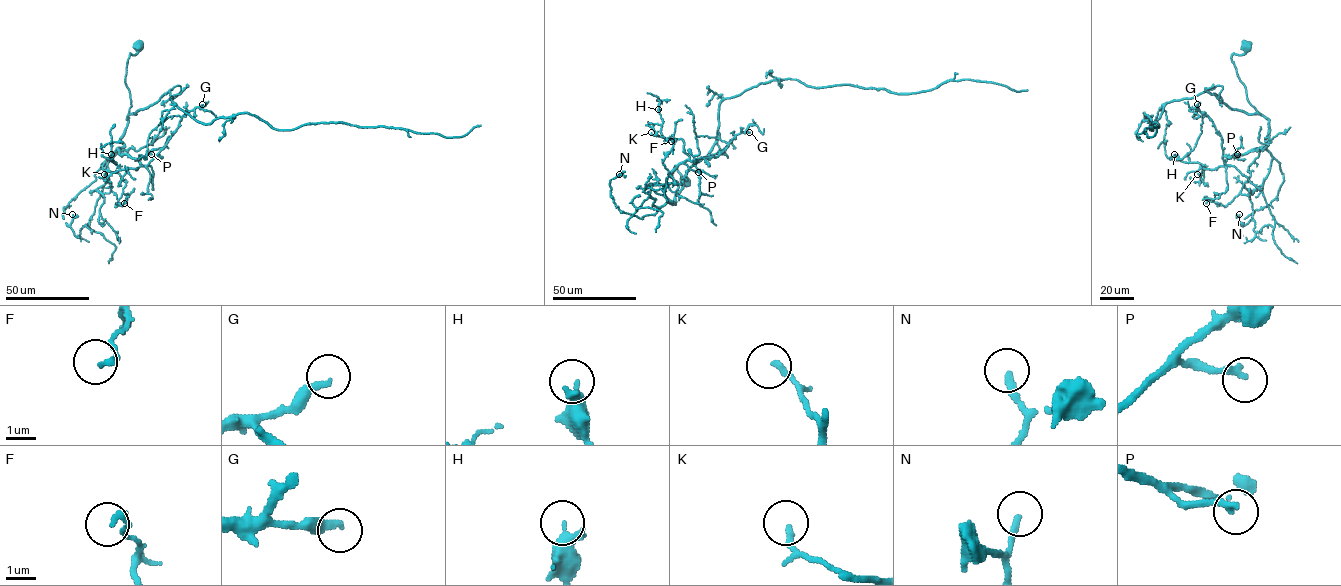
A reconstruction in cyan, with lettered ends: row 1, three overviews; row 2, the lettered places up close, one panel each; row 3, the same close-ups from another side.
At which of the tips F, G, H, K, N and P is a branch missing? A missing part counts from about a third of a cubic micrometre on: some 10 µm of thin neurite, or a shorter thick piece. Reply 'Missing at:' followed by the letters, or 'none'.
Missing at: none

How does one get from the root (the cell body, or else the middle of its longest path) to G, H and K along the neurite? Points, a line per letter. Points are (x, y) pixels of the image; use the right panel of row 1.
G: (1247, 46), (1231, 59), (1247, 100), (1268, 120), (1266, 146), (1233, 154), (1225, 165), (1221, 136), (1197, 104)
H: (1247, 46), (1231, 59), (1247, 100), (1268, 120), (1266, 146), (1233, 154), (1213, 169), (1177, 160), (1174, 154)
K: (1247, 46), (1231, 59), (1247, 100), (1268, 120), (1266, 146), (1233, 154), (1223, 166), (1197, 174)

